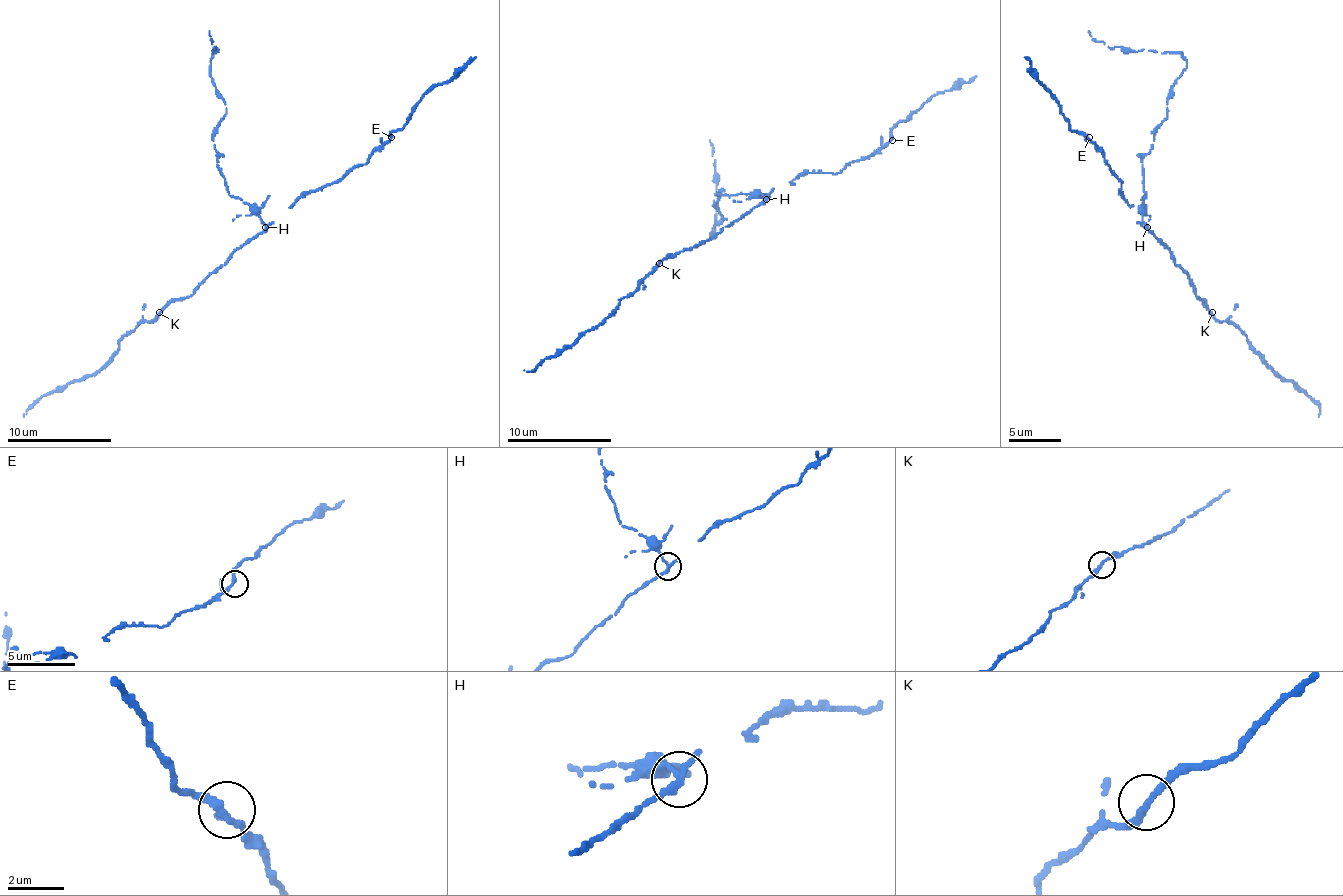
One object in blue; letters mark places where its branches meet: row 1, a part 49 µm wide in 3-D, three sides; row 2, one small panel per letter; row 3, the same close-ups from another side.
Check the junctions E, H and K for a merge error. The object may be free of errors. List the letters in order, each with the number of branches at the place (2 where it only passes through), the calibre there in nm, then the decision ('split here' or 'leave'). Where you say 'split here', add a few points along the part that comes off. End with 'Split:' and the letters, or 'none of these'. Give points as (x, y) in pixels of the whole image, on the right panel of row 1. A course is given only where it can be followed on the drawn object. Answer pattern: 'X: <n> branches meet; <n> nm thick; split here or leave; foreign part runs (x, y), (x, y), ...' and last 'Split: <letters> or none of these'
E: 3 branches meet; 220 nm thick; leave
H: 3 branches meet; 240 nm thick; split here; foreign part runs (1147, 226), (1141, 218), (1141, 163), (1186, 61), (1167, 51), (1110, 48), (1089, 30)
K: 2 branches meet; 240 nm thick; leave
Split: H

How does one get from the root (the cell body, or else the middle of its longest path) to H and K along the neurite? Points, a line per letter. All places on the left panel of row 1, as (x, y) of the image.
H: (253, 239), (266, 226)
K: (253, 239), (245, 242), (187, 297), (169, 302), (159, 312)

